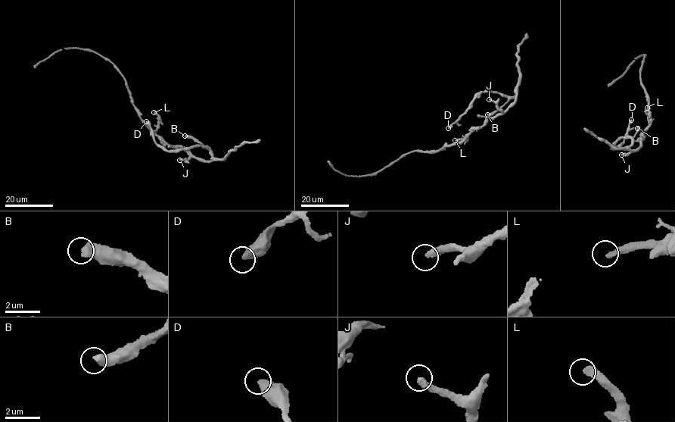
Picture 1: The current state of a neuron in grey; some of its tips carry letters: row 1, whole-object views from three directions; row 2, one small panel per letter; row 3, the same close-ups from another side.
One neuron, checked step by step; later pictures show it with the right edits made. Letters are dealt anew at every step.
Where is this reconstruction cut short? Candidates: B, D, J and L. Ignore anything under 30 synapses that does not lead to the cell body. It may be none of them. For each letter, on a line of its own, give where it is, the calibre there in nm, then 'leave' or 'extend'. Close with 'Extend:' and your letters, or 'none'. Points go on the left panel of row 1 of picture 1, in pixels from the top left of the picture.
B: (185, 135) | 550 nm | leave
D: (146, 121) | 600 nm | leave
J: (179, 160) | 360 nm | leave
L: (153, 112) | 300 nm | leave
Extend: none

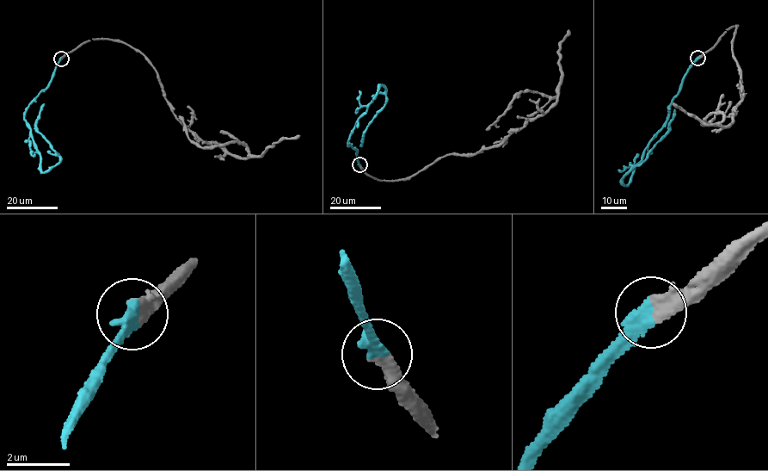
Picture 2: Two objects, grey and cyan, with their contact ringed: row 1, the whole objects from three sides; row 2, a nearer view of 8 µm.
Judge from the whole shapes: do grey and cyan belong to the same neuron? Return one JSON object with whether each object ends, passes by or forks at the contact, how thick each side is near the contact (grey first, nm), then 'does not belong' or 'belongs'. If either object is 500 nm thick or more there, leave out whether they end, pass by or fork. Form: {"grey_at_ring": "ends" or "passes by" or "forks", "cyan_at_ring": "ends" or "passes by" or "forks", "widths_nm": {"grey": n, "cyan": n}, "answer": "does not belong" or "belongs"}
{"grey_at_ring": "ends", "cyan_at_ring": "ends", "widths_nm": {"grey": 480, "cyan": 480}, "answer": "belongs"}

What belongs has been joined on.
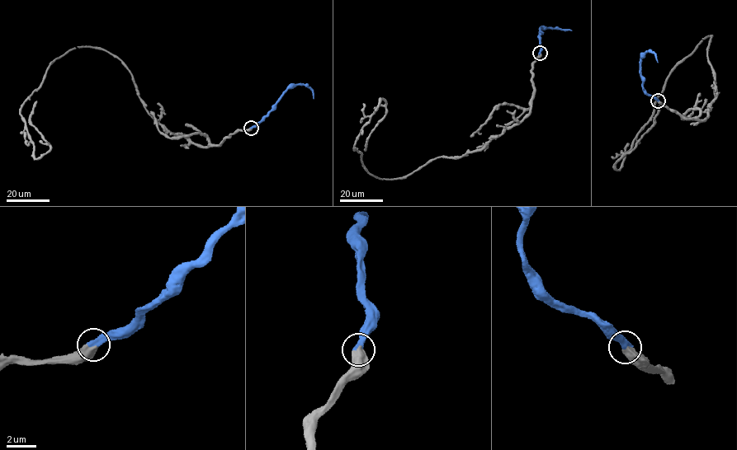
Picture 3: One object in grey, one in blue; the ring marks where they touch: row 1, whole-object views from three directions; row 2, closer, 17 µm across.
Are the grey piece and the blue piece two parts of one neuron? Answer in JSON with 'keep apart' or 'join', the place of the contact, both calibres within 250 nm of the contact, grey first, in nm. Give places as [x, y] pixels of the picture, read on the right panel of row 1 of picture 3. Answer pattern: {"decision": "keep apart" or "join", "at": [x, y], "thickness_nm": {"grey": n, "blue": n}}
{"decision": "join", "at": [658, 100], "thickness_nm": {"grey": 550, "blue": 480}}

